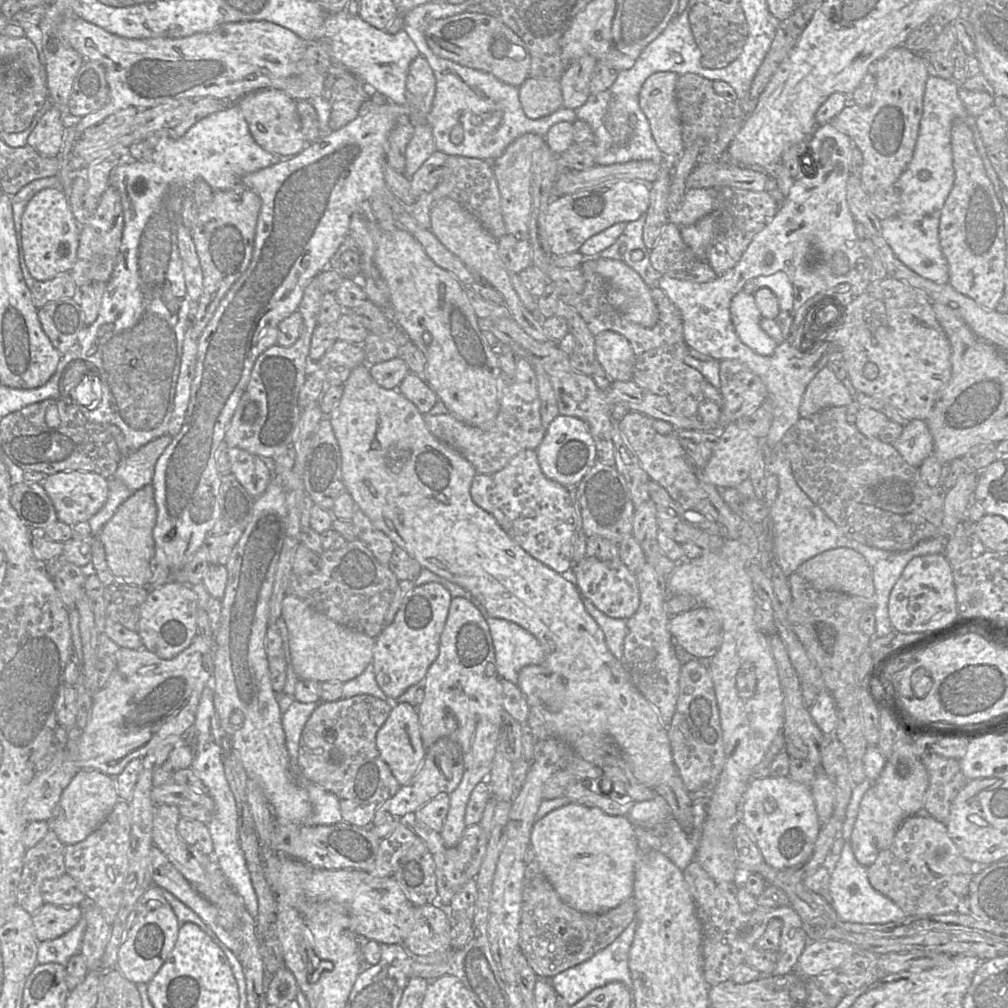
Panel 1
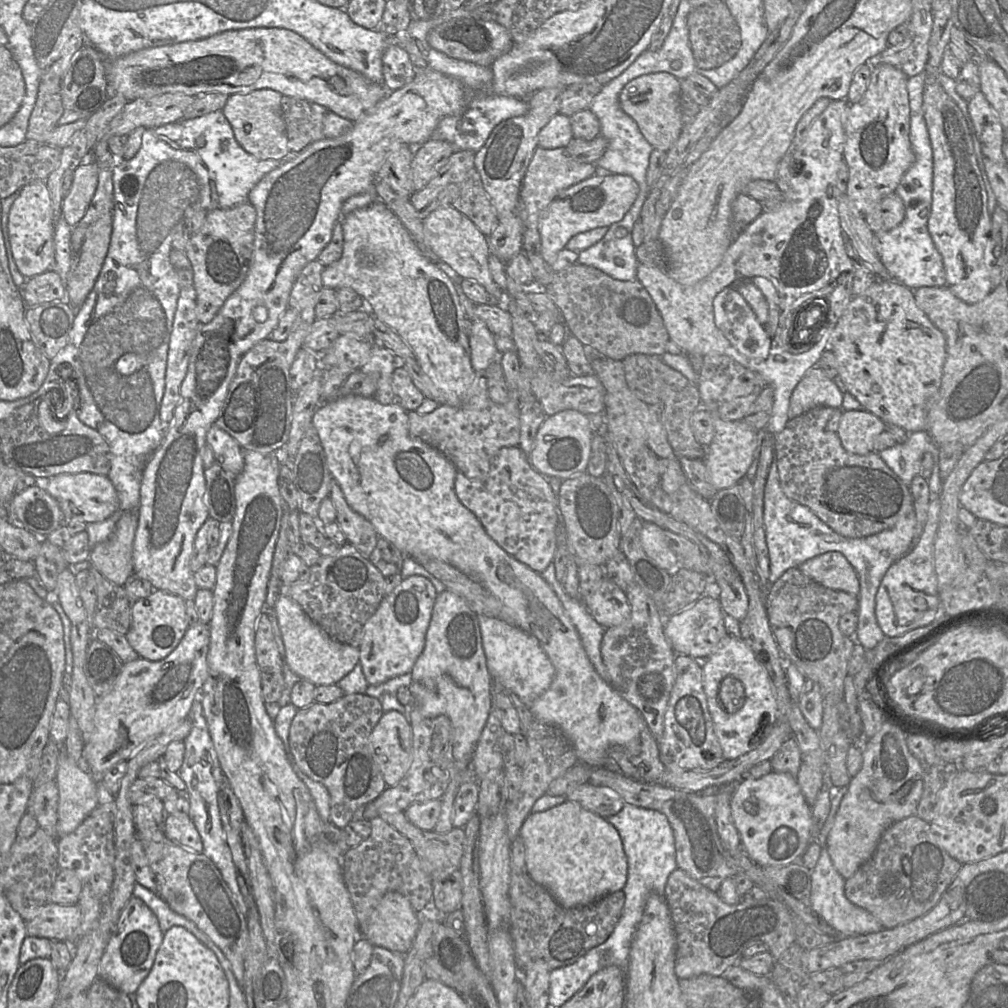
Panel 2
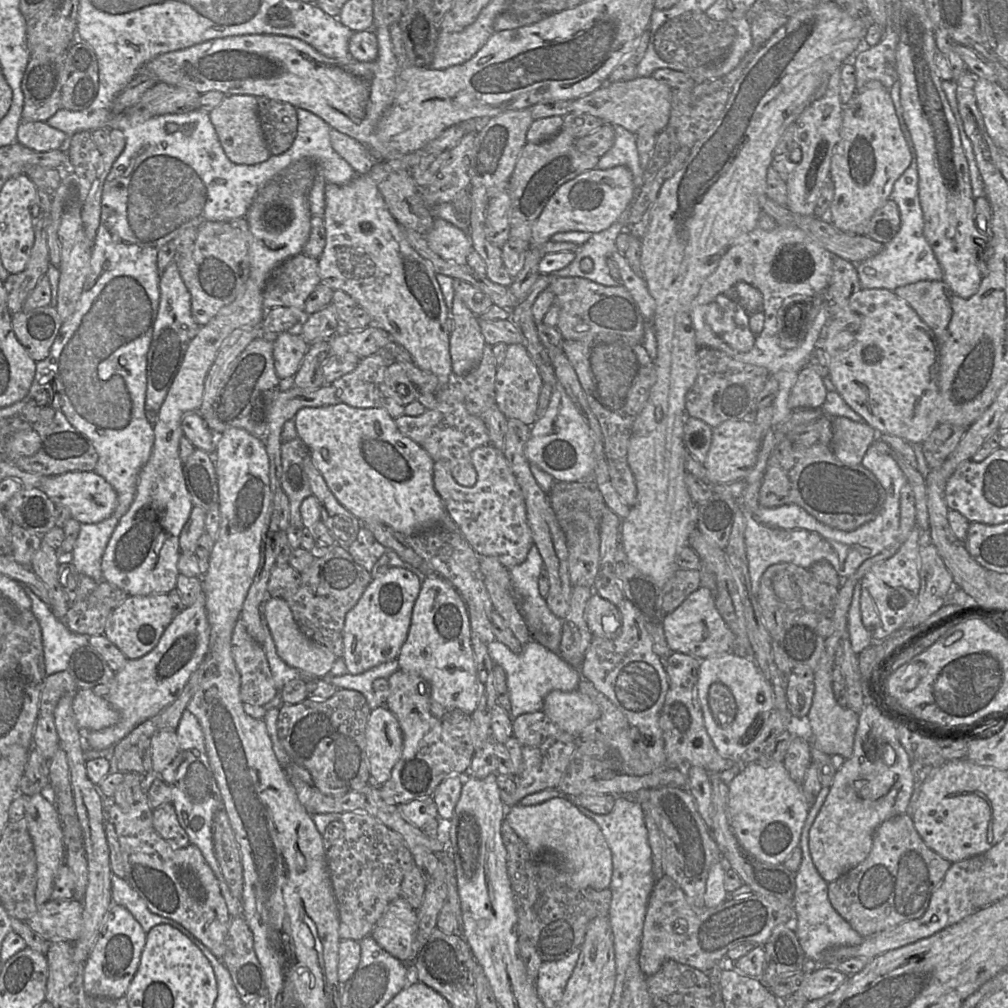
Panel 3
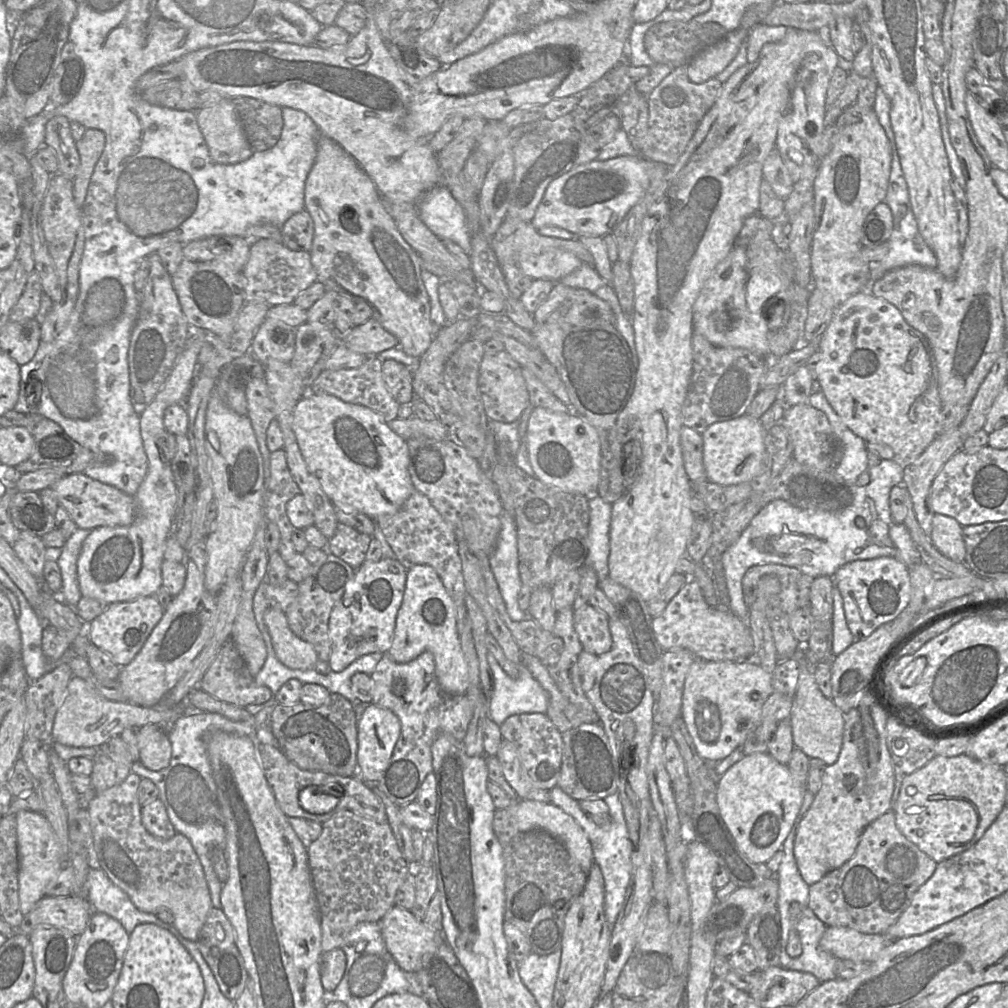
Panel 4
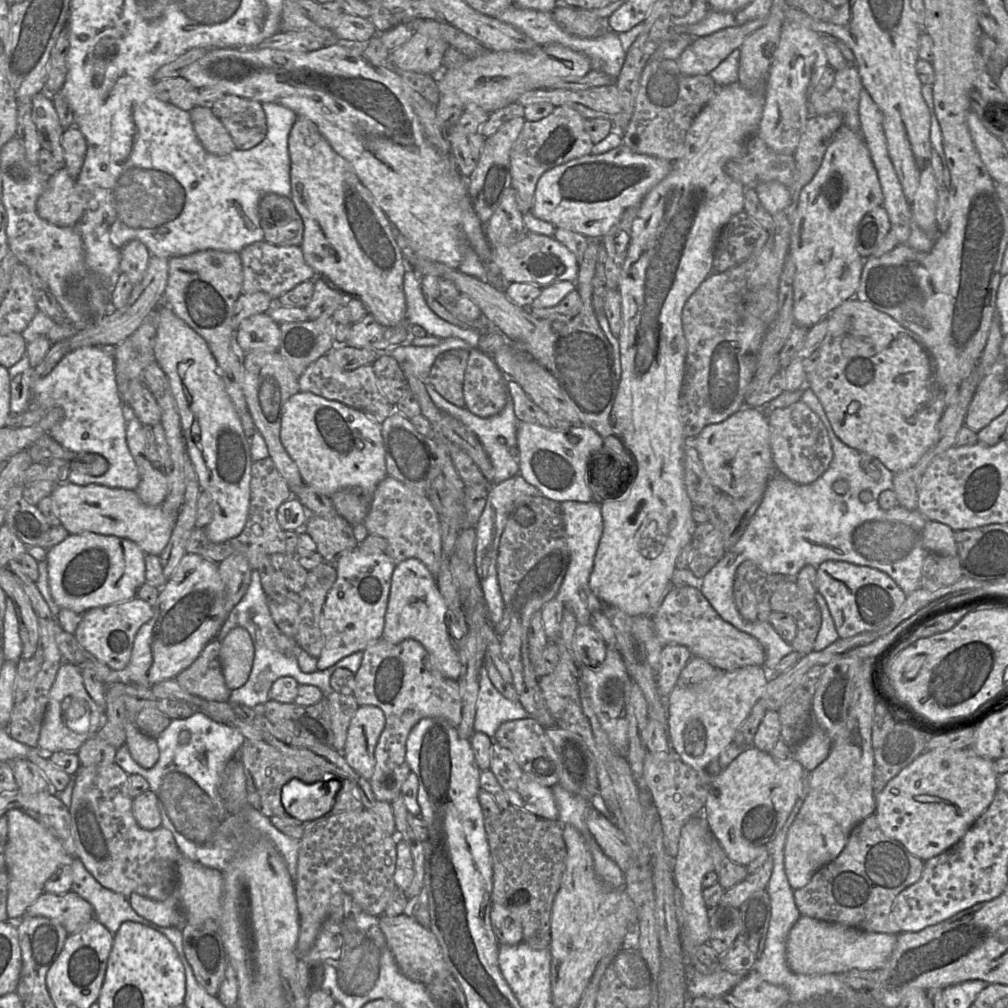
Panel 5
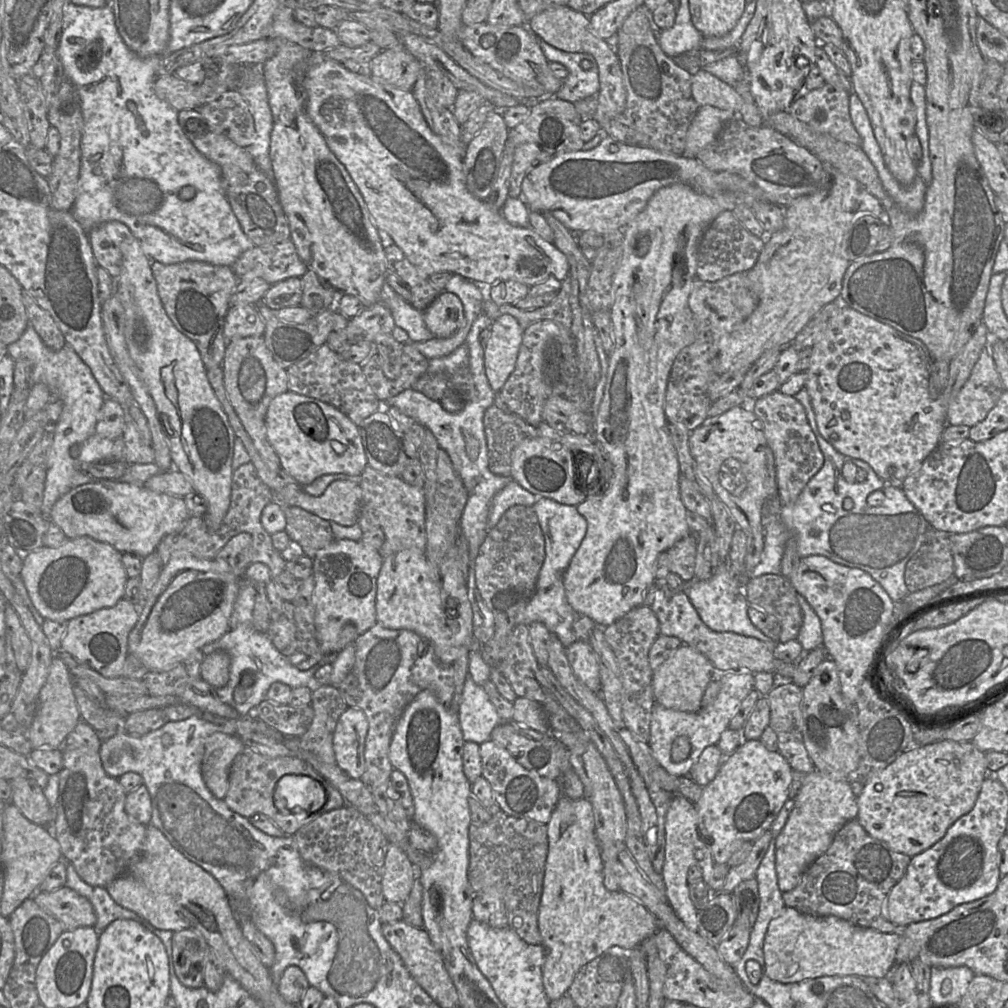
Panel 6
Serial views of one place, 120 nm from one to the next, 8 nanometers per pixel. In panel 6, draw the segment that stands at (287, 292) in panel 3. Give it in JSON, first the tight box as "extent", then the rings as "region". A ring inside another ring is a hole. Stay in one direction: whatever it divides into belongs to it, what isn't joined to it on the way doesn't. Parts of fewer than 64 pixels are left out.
{"extent":[232,240,308,285],"region":[[[291,240],[270,246],[255,246],[232,266],[238,278],[260,277],[269,285],[291,277],[301,278],[308,270]]]}

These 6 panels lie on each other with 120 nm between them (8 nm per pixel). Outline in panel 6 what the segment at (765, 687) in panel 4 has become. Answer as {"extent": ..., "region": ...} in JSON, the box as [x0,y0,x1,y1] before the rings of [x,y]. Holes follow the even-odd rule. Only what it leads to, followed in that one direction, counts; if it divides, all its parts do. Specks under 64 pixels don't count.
{"extent":[647,670,754,776],"region":[[[739,670],[719,672],[720,689],[714,702],[696,712],[684,712],[655,705],[651,723],[650,737],[647,742],[653,757],[670,774],[687,776],[691,767],[696,763],[703,750],[710,745],[717,745],[721,733],[729,727],[730,721],[736,714],[741,702],[753,690],[754,674],[742,673]],[[678,736],[687,736],[692,745],[690,755],[682,762],[671,761],[670,752],[672,743]]]}

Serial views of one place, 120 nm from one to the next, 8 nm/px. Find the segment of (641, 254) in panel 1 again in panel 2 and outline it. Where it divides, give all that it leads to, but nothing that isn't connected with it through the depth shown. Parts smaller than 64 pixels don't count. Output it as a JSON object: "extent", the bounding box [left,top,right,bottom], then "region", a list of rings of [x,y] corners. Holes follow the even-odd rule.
{"extent":[577,191,649,281],"region":[[[649,191],[639,193],[635,202],[622,220],[608,227],[607,233],[596,244],[580,251],[578,253],[577,263],[595,267],[617,280],[635,281],[639,261],[636,256],[637,247],[634,245],[632,239],[632,231],[636,222],[639,221],[641,209],[648,193]]]}

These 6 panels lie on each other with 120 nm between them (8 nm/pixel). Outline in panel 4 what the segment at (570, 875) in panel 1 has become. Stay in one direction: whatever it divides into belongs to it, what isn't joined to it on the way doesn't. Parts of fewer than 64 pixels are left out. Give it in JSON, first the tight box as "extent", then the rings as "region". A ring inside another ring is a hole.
{"extent":[506,800,595,873],"region":[[[517,800],[506,808],[512,824],[521,832],[544,830],[560,840],[582,871],[588,873],[595,864],[593,849],[587,834],[576,820],[553,803]]]}

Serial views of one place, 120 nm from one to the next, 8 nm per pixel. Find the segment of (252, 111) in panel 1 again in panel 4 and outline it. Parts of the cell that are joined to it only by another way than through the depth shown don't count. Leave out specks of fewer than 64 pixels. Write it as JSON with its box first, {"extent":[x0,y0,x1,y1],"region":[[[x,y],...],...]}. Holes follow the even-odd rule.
{"extent":[196,98,254,164],"region":[[[231,98],[196,111],[199,129],[210,157],[219,164],[236,164],[249,159],[254,149],[249,144]]]}

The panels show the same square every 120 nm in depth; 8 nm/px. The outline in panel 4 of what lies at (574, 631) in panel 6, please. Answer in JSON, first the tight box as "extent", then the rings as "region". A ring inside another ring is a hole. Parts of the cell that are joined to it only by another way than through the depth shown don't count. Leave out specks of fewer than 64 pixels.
{"extent":[582,494,612,586],"region":[[[594,494],[589,498],[589,508],[588,555],[582,567],[595,571],[600,586],[608,577],[612,504]]]}

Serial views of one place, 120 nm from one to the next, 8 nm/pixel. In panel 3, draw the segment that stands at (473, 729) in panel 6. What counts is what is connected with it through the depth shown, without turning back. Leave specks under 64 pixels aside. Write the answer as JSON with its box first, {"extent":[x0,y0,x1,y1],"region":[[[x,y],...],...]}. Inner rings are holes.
{"extent":[487,638,583,718],"region":[[[492,638],[487,642],[487,650],[492,661],[505,673],[510,700],[509,714],[512,718],[542,711],[548,693],[554,690],[576,690],[580,680],[583,679],[581,672],[565,665],[557,654],[545,649],[533,639],[523,646],[521,652],[514,653],[506,645]]]}

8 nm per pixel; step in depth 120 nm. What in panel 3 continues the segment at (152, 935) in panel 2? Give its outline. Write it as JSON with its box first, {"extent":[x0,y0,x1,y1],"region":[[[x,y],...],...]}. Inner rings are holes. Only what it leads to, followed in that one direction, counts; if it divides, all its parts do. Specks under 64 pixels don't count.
{"extent":[83,904,147,1000],"region":[[[113,904],[109,909],[102,932],[83,965],[83,984],[89,996],[117,1000],[127,989],[139,967],[147,933],[123,906]]]}

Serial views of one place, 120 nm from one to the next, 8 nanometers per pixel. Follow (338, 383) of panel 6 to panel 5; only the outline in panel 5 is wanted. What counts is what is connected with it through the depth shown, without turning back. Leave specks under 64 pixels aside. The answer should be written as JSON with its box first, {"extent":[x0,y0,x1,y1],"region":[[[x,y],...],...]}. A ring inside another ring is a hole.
{"extent":[298,354,395,423],"region":[[[326,354],[307,367],[304,373],[298,377],[298,383],[300,391],[340,402],[363,412],[378,423],[382,423],[395,412],[395,405],[389,403],[379,390],[372,365],[365,365],[350,371],[342,370],[333,364]]]}

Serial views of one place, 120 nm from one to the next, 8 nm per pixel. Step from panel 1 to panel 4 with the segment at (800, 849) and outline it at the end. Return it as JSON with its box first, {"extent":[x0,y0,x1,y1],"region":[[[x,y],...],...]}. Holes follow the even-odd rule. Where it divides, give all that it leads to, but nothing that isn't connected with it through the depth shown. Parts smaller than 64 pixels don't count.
{"extent":[717,753,805,863],"region":[[[768,753],[745,755],[717,783],[717,803],[721,817],[732,834],[738,849],[753,863],[766,863],[779,850],[790,833],[805,796],[805,787],[792,771]]]}

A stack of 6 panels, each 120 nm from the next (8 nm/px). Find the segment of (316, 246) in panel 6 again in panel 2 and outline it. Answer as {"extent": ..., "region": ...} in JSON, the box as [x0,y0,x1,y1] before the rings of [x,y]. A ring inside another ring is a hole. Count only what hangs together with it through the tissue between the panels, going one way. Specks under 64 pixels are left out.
{"extent":[323,199,483,406],"region":[[[377,199],[366,208],[357,209],[342,221],[343,253],[335,263],[324,267],[323,287],[350,288],[365,301],[370,313],[397,332],[412,349],[423,372],[440,392],[439,404],[462,406],[476,379],[483,373],[474,370],[471,363],[470,330],[472,319],[463,308],[449,272],[430,260],[416,245],[395,213]]]}

